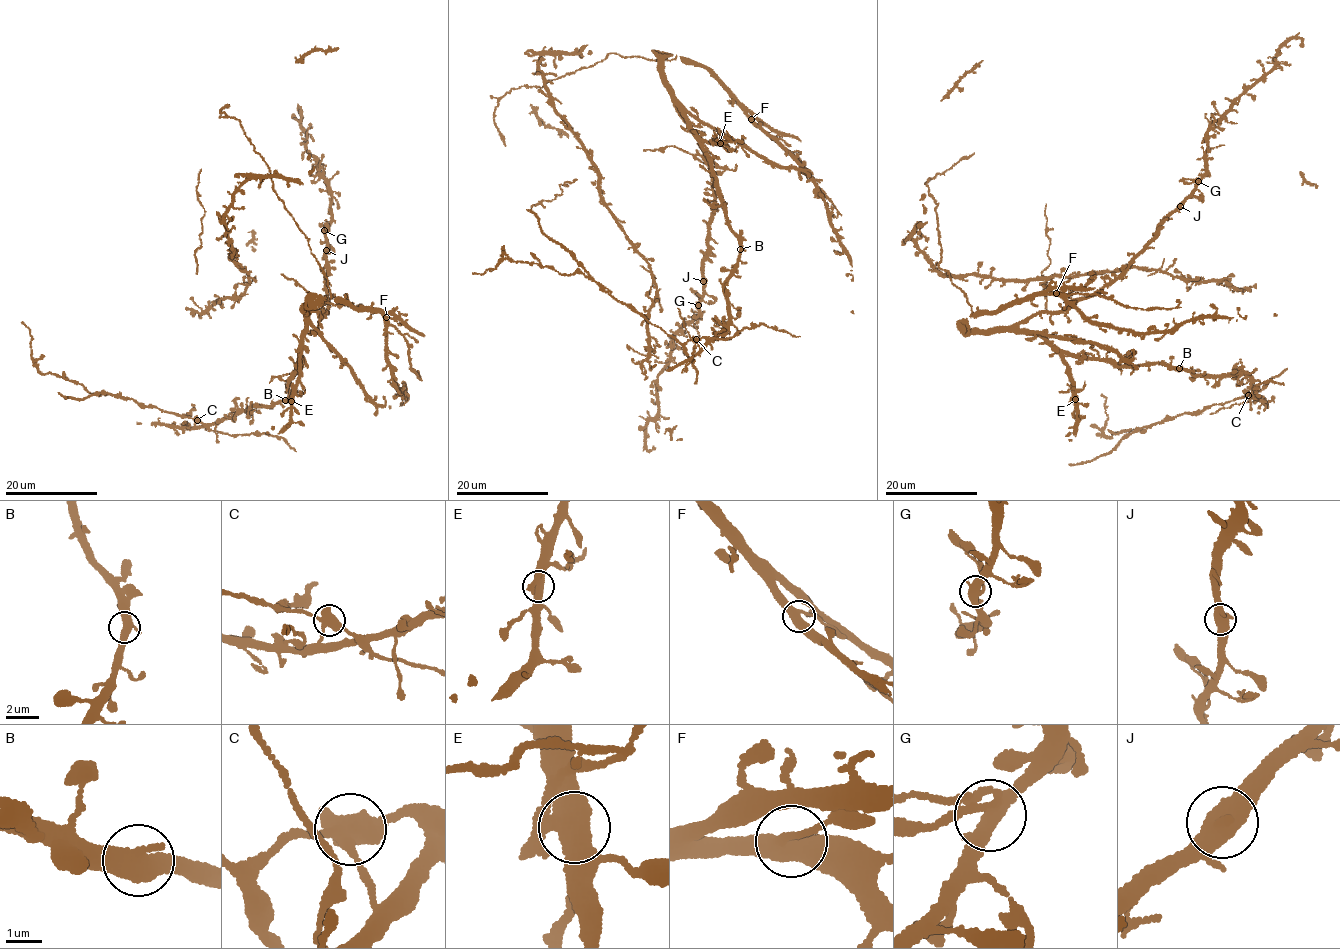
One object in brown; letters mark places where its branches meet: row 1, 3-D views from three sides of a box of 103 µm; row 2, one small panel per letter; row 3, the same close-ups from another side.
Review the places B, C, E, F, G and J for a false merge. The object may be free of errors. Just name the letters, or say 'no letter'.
C

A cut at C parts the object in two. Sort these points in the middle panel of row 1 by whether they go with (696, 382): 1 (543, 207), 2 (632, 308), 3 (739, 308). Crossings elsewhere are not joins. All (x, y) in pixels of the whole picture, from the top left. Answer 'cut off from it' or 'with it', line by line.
1: cut off from it
2: with it
3: cut off from it

